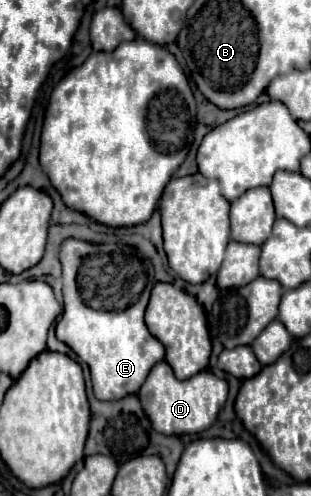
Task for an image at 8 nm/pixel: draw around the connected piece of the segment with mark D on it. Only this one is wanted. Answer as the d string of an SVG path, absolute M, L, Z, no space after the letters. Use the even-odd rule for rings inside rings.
M162 360L158 362L146 382L142 384L138 398L142 402L144 412L148 414L154 430L162 432L162 434L196 434L206 430L218 416L220 408L224 406L228 396L228 382L214 376L208 370L202 370L198 374L194 374L188 380L178 380L172 372L172 368ZM146 396L146 398L144 398Z

